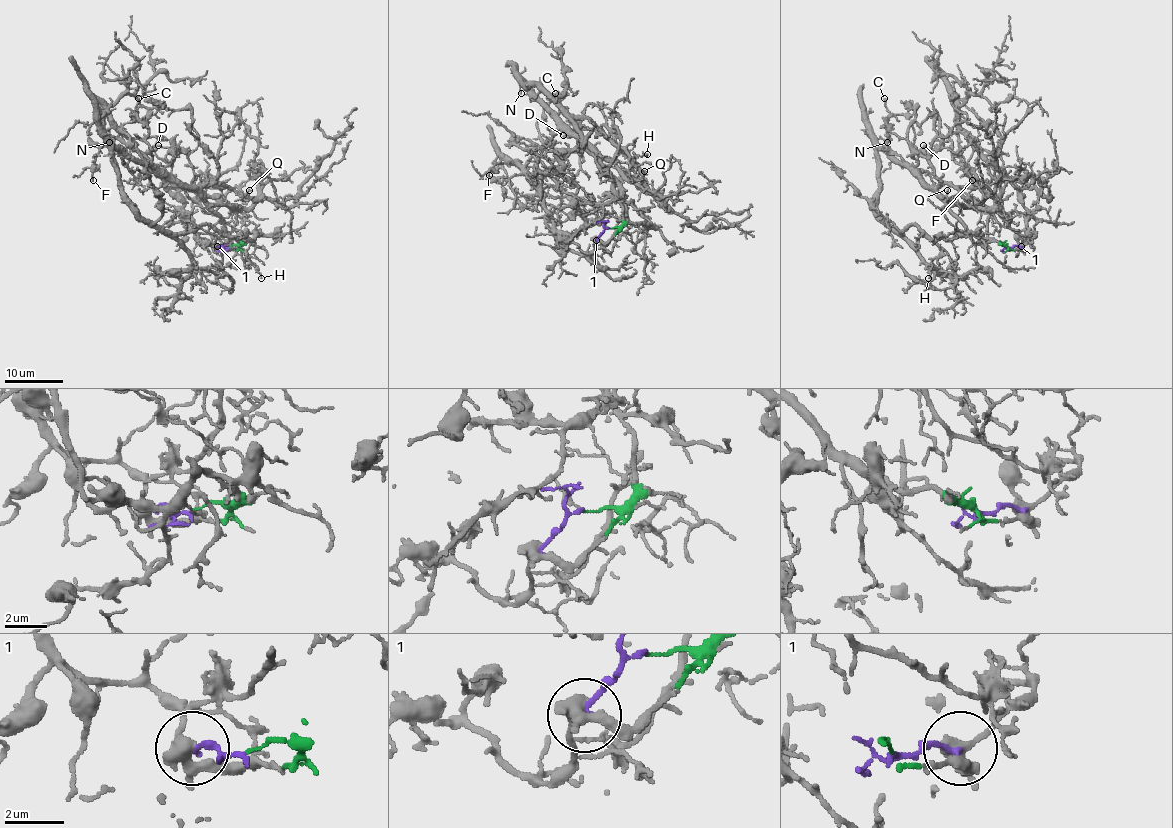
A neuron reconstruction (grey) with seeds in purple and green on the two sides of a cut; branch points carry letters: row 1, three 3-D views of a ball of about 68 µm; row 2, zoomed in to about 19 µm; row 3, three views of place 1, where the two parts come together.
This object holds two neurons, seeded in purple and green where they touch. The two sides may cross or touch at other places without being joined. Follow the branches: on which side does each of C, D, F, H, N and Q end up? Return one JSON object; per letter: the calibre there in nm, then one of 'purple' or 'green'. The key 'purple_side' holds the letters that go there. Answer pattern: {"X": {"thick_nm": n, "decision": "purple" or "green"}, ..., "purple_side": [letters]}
{"C": {"thick_nm": 90, "decision": "green"}, "D": {"thick_nm": 110, "decision": "green"}, "F": {"thick_nm": 150, "decision": "purple"}, "H": {"thick_nm": 90, "decision": "green"}, "N": {"thick_nm": 130, "decision": "green"}, "Q": {"thick_nm": 120, "decision": "green"}, "purple_side": ["F"]}

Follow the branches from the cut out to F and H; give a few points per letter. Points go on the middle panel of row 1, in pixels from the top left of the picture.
F: (608, 228), (585, 253), (554, 227), (545, 197), (518, 167), (501, 162), (489, 169), (488, 175)
H: (609, 228), (623, 222), (613, 177), (522, 83), (588, 116), (631, 165), (648, 153)

